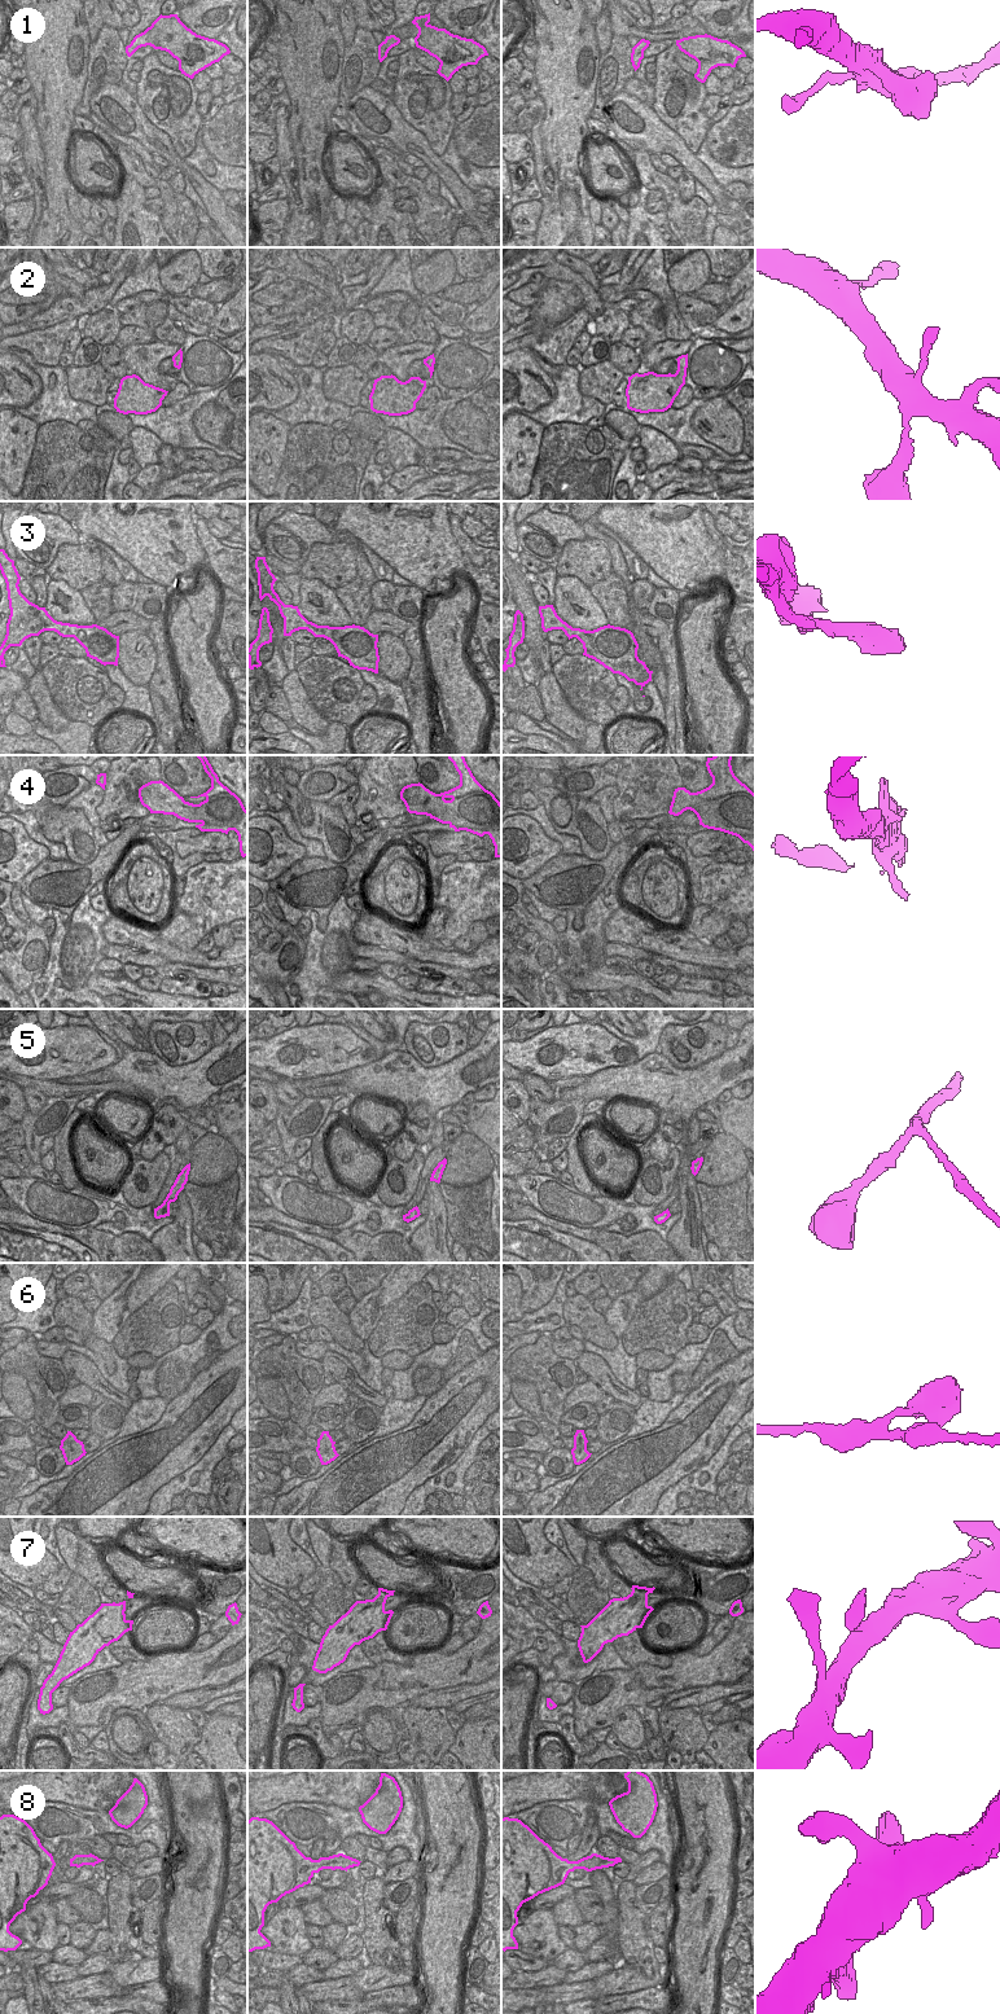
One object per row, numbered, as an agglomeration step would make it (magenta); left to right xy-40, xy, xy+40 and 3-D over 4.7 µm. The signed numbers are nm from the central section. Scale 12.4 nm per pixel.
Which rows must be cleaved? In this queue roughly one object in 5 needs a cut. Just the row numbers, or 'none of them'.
none of them

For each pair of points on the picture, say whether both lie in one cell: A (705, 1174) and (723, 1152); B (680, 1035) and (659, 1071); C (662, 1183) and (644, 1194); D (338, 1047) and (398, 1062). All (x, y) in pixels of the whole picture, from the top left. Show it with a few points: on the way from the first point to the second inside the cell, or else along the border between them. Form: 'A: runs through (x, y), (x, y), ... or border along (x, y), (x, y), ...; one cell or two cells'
A: runs through (709, 1168), (719, 1157); one cell
B: border along (658, 1051), (676, 1067), (693, 1069), (696, 1066); two cells
C: runs through (658, 1183), (648, 1190); one cell
D: border along (377, 1060), (349, 1070); two cells

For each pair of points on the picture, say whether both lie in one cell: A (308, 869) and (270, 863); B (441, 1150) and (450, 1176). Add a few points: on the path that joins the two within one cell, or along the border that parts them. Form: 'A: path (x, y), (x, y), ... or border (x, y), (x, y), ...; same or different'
A: border (305, 855), (270, 882); different
B: border (452, 1141), (444, 1157); different

